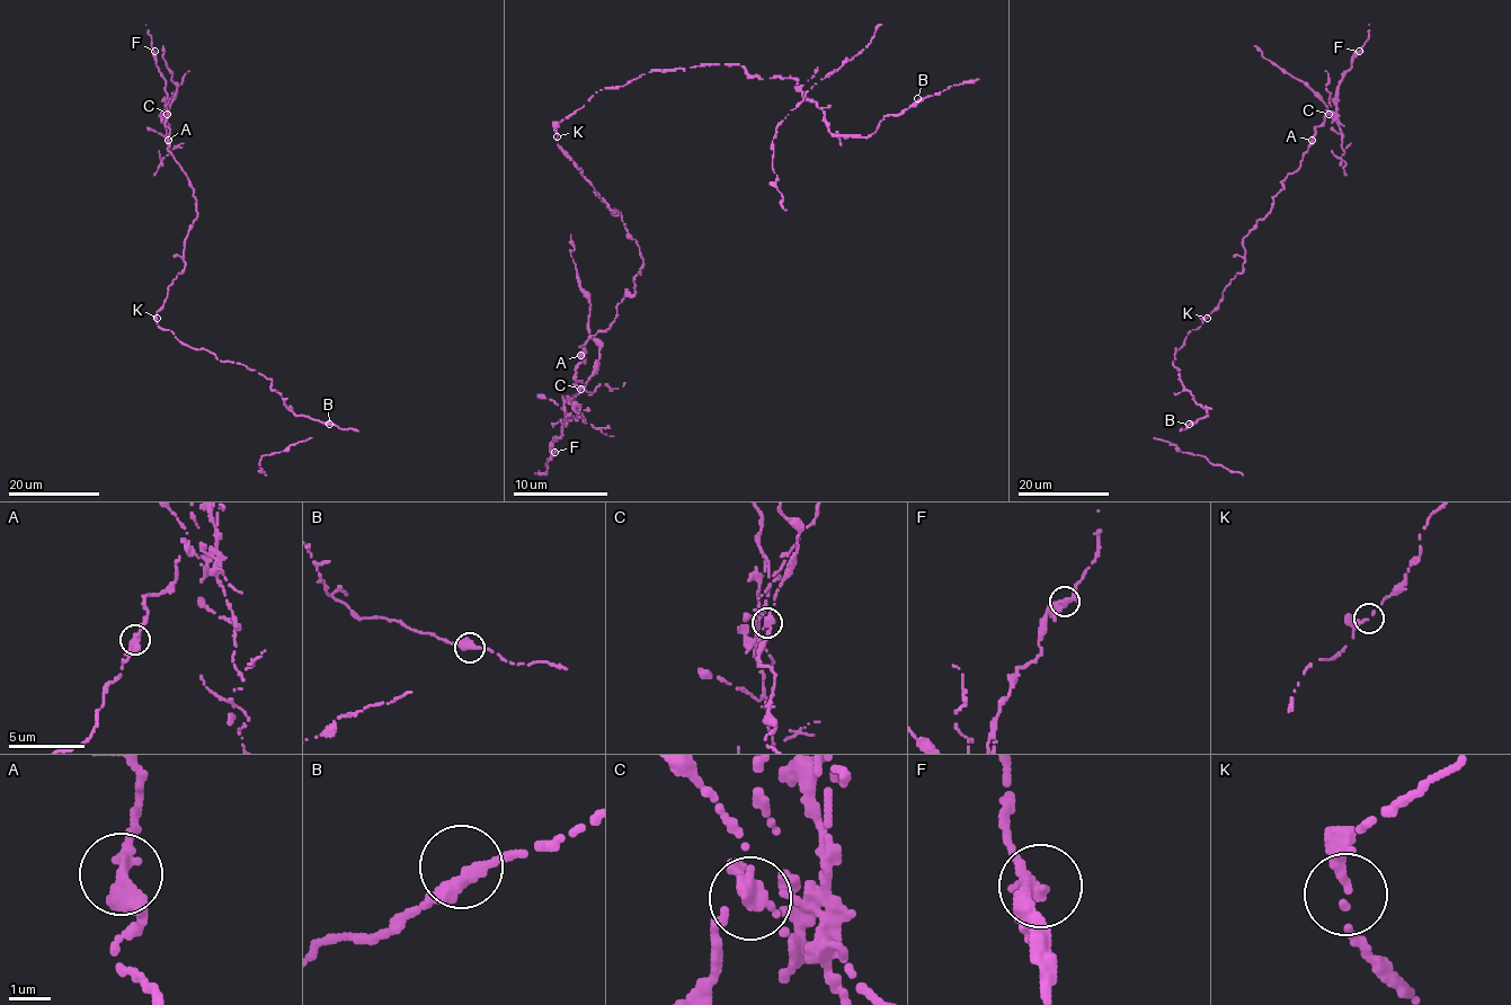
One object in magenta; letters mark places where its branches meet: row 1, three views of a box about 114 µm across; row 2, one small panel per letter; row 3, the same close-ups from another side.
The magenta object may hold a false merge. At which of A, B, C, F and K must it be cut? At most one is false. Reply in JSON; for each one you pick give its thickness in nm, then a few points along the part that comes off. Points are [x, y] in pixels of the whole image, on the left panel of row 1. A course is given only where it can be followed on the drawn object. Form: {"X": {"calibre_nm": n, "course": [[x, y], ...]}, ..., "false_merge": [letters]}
{"C": {"calibre_nm": 280, "course": [[168, 114], [177, 87], [163, 59], [163, 45]]}, "false_merge": ["C"]}

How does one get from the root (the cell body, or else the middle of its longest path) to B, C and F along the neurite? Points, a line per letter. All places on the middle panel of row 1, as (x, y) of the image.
B: (557, 134), (600, 89), (718, 63), (794, 77), (832, 134), (872, 134), (917, 98)
C: (557, 134), (642, 255), (636, 293), (625, 293), (614, 321), (578, 347), (585, 362), (576, 368), (580, 388)
F: (557, 134), (619, 212), (642, 267), (614, 321), (578, 347), (583, 388), (569, 398), (578, 407), (554, 452)

